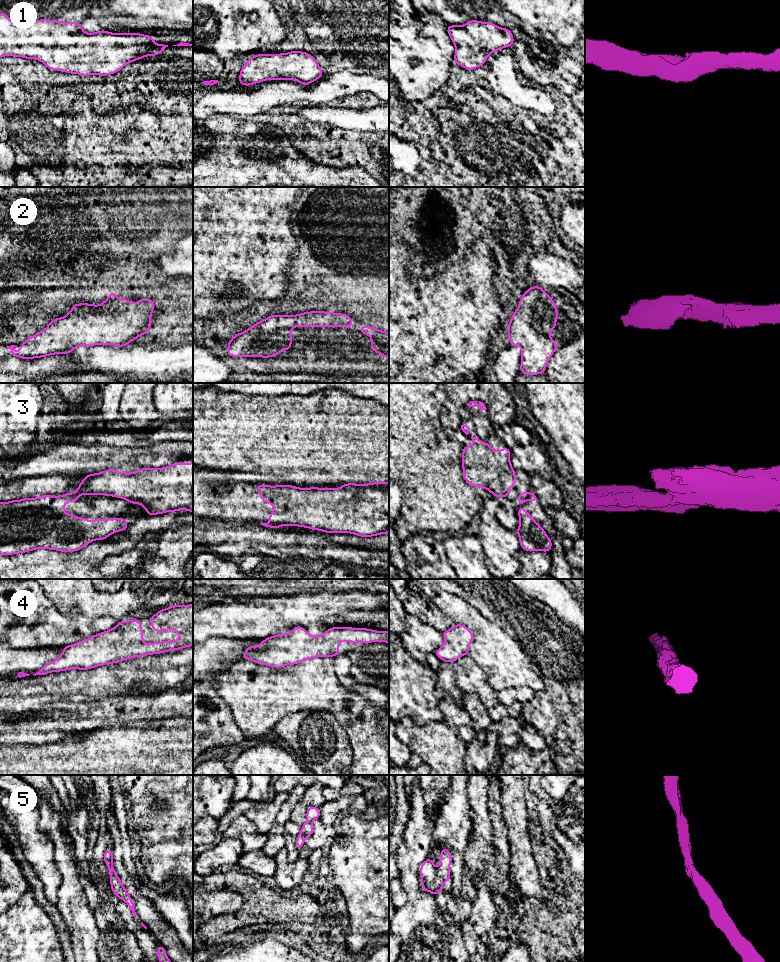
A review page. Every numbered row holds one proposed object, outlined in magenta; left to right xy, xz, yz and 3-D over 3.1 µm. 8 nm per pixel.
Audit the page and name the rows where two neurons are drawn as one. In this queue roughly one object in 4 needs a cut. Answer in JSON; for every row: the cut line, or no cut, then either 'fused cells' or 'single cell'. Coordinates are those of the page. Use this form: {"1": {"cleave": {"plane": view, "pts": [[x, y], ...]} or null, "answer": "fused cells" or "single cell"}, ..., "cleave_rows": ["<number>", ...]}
{"1": {"cleave": null, "answer": "single cell"}, "2": {"cleave": null, "answer": "single cell"}, "3": {"cleave": {"plane": "yz", "pts": [[530, 492], [526, 499]]}, "answer": "fused cells"}, "4": {"cleave": null, "answer": "single cell"}, "5": {"cleave": null, "answer": "single cell"}, "cleave_rows": ["3"]}

